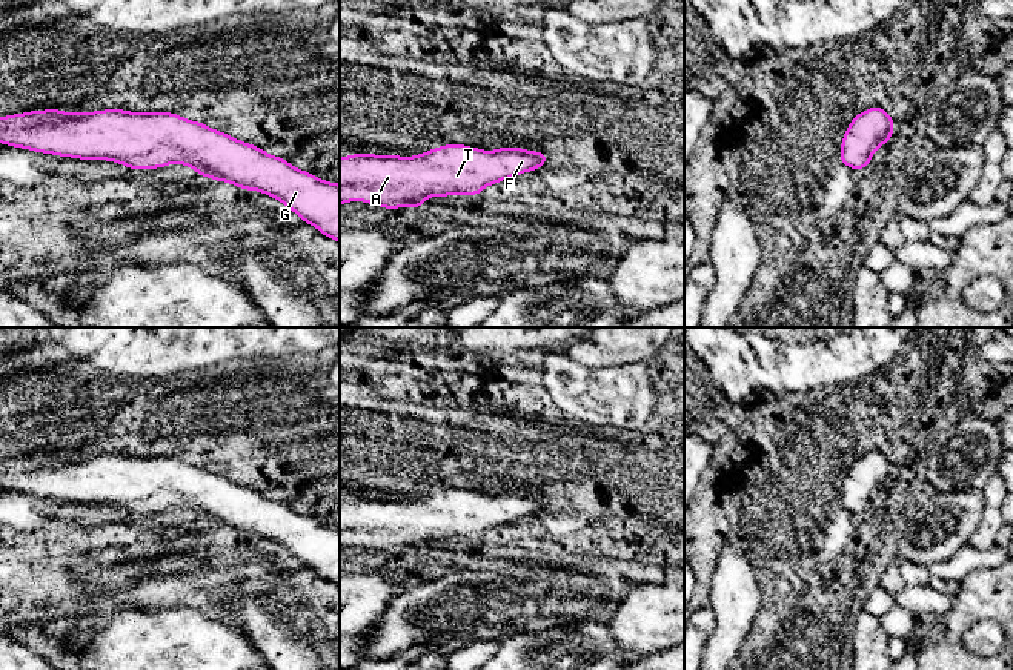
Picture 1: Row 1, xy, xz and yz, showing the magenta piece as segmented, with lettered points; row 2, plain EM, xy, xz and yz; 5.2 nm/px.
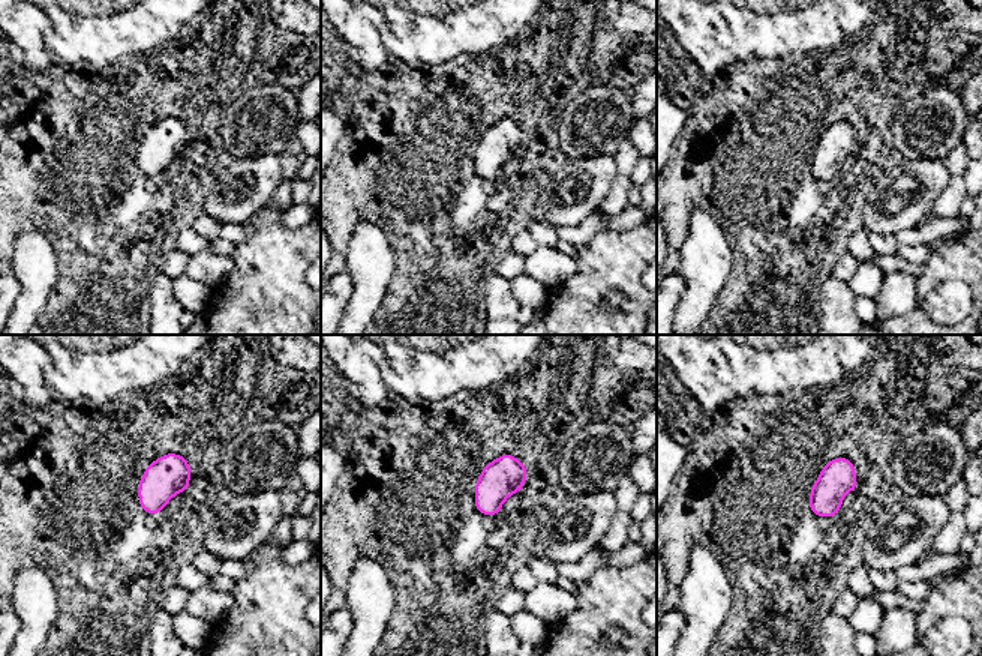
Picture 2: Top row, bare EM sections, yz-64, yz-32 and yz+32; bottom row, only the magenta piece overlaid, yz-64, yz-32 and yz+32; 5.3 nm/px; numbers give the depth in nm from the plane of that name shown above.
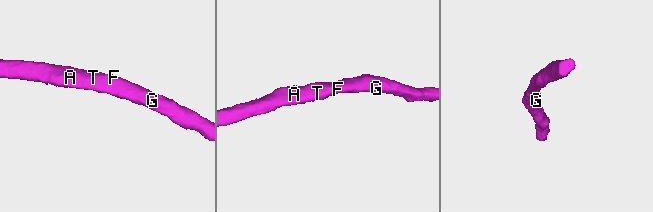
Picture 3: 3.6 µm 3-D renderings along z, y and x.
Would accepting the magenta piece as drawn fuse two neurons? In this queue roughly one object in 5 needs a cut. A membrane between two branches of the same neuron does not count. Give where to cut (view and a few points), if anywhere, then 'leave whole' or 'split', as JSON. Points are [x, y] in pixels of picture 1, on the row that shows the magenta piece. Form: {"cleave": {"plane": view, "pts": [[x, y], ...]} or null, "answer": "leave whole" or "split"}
{"cleave": null, "answer": "leave whole"}

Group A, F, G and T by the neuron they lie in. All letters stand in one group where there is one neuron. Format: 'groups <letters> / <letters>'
groups A F G T

